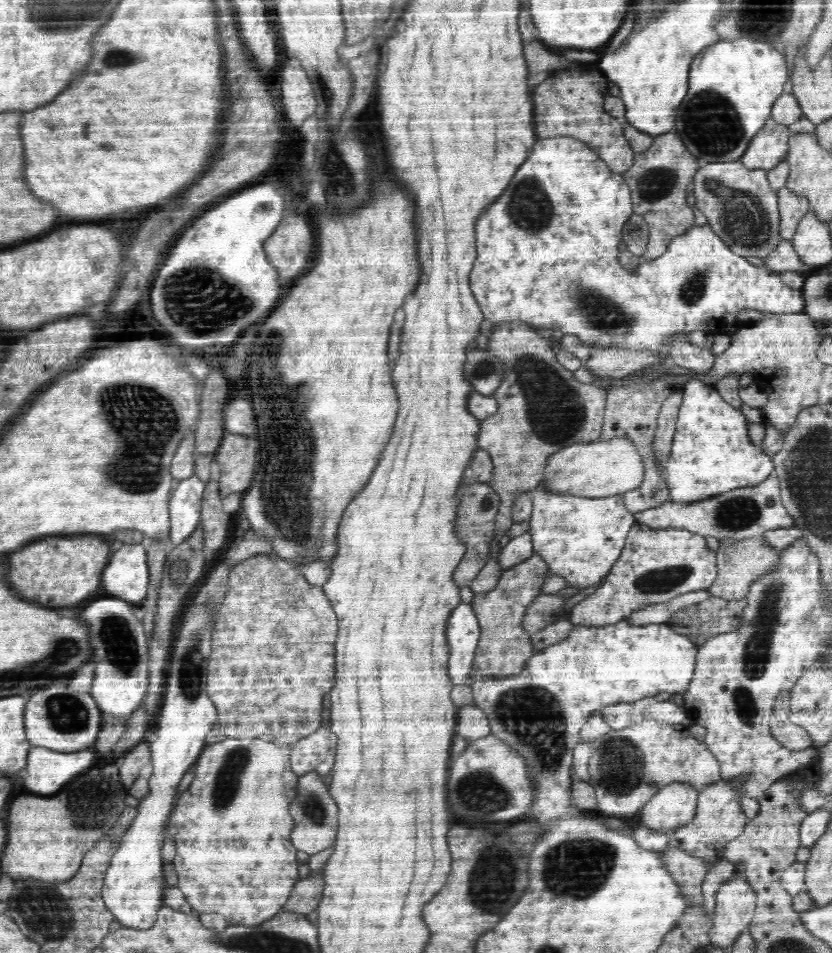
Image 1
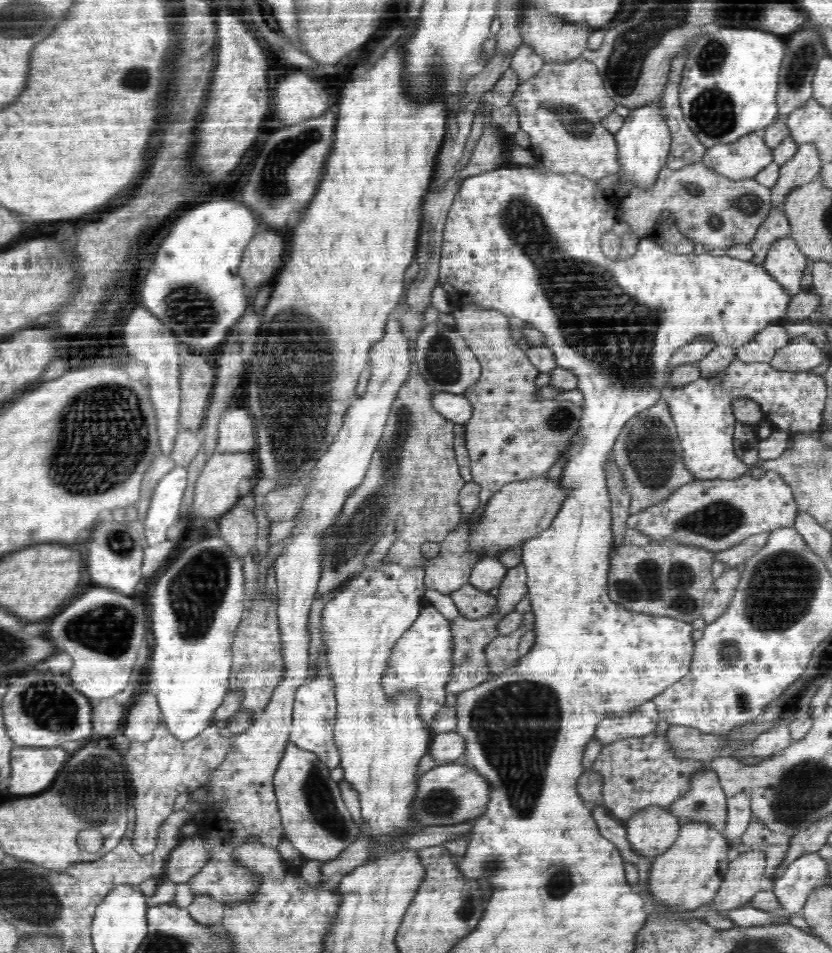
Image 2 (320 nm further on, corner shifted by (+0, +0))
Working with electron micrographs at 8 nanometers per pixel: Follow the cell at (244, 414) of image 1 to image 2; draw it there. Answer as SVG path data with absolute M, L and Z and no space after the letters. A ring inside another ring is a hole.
M229 408L218 423L216 453L252 452L256 447L255 420L246 408Z

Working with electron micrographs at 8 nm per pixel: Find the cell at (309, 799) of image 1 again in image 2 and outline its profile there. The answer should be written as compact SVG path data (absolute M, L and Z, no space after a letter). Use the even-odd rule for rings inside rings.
M289 740L286 754L282 756L279 767L274 774L274 787L285 836L301 852L303 857L321 862L335 860L346 846L362 837L356 822L342 801L339 783L330 778L330 769L313 752L301 750L300 747L293 746L292 741Z

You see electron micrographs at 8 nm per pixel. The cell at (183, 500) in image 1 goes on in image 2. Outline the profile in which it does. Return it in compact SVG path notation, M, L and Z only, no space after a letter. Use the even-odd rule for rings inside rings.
M175 465L160 478L154 488L142 528L143 542L146 546L166 540L166 531L182 516L181 504L186 487L186 467Z

